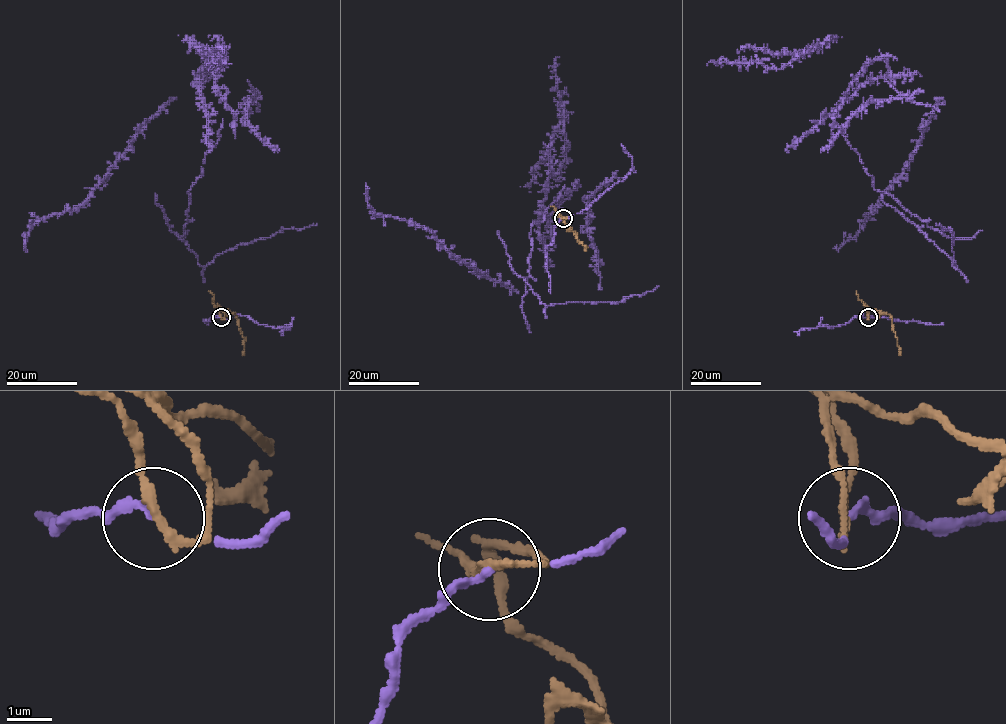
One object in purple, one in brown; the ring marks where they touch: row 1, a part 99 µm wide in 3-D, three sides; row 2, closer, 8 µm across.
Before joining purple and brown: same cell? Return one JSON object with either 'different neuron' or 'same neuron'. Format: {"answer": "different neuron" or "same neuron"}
{"answer": "different neuron"}

